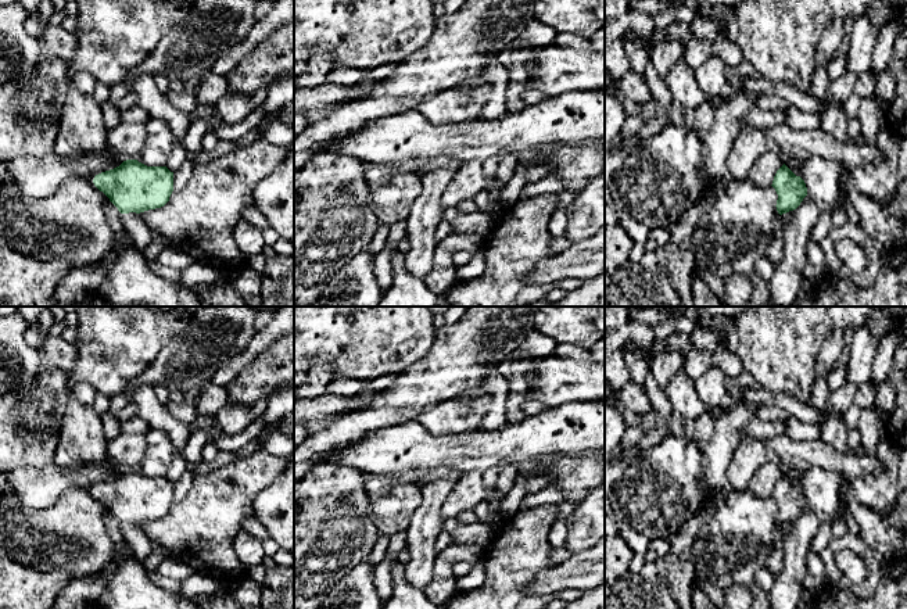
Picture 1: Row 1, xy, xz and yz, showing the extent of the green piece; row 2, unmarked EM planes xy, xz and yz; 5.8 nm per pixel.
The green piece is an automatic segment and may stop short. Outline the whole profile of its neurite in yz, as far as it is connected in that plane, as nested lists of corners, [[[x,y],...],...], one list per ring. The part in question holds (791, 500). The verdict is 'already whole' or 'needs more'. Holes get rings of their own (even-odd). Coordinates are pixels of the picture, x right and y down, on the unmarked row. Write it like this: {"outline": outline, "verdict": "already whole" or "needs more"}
{"outline": [[[785,474],[777,481],[772,495],[777,505],[777,522],[779,526],[796,520],[807,506],[807,498],[800,487],[796,487]]], "verdict": "already whole"}

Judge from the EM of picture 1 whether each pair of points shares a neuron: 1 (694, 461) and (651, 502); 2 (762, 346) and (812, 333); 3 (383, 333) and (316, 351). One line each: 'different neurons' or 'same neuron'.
1: same neuron
2: same neuron
3: same neuron

